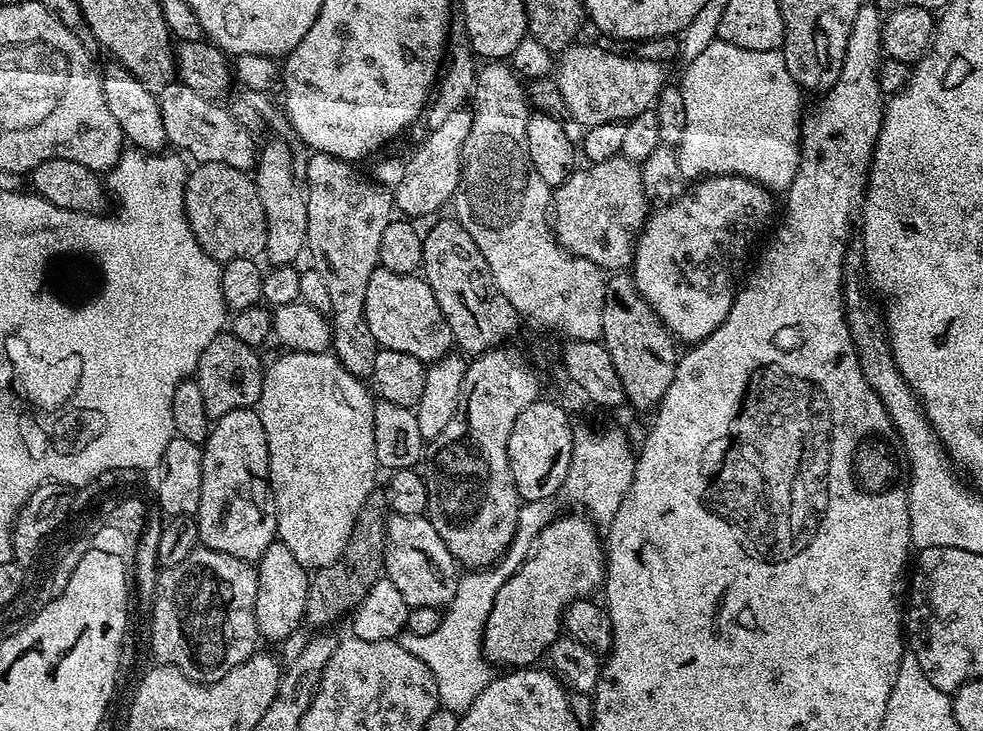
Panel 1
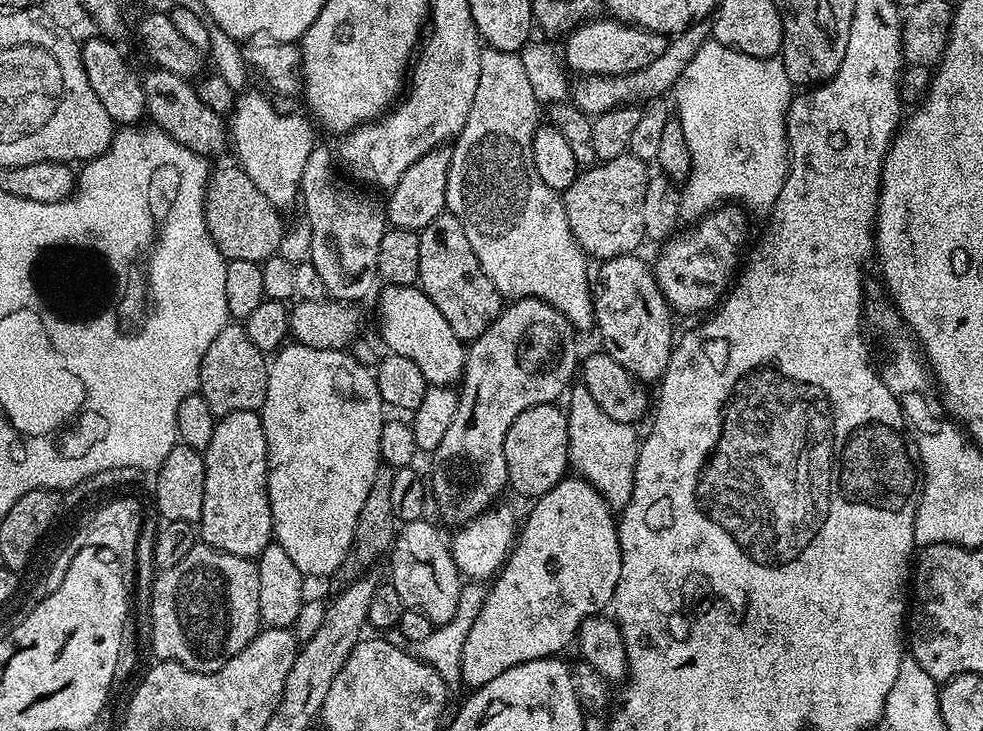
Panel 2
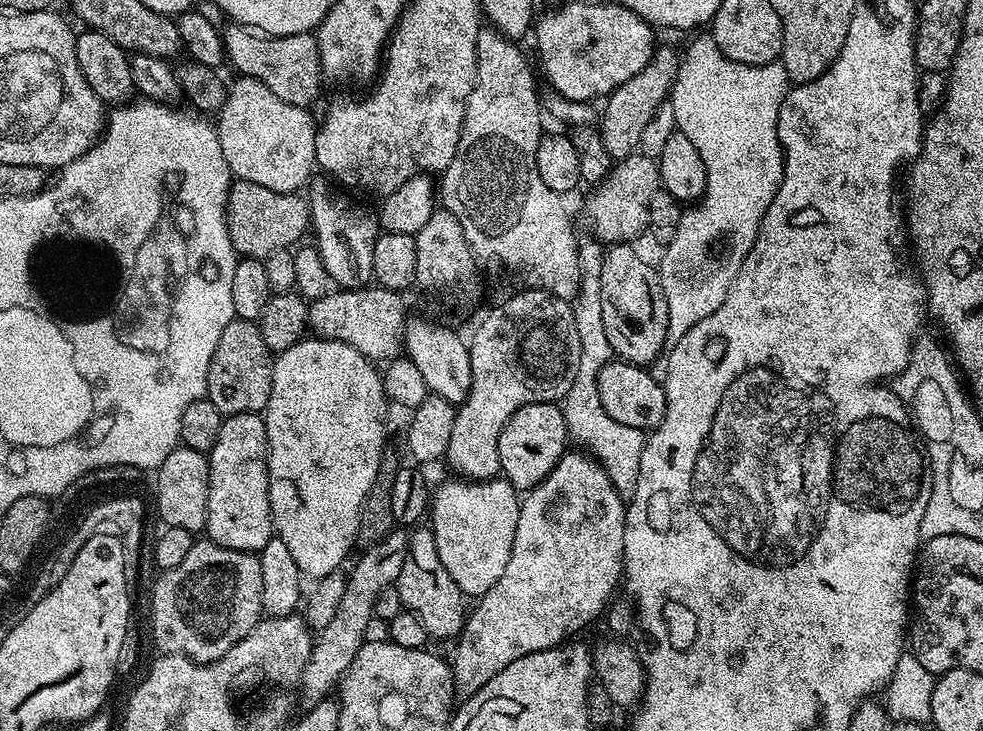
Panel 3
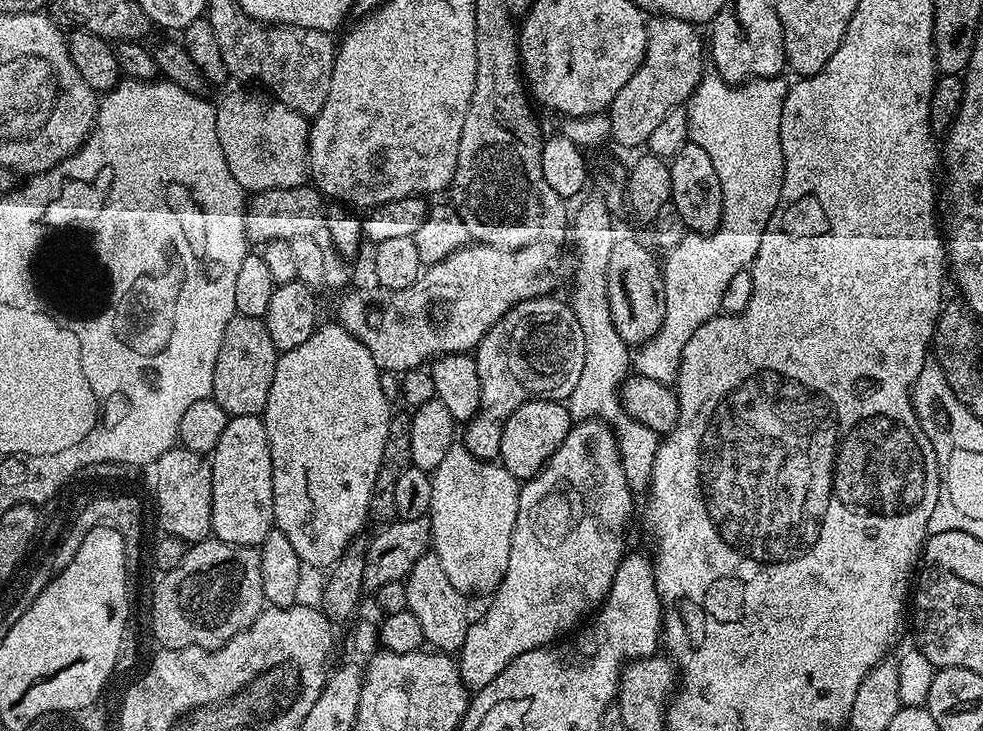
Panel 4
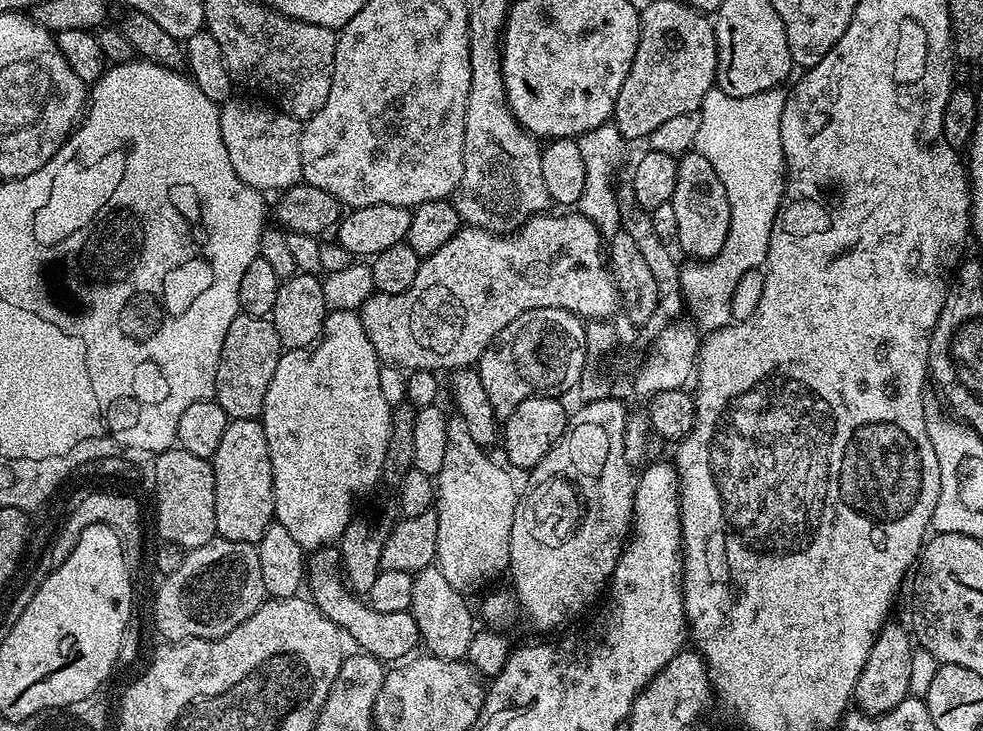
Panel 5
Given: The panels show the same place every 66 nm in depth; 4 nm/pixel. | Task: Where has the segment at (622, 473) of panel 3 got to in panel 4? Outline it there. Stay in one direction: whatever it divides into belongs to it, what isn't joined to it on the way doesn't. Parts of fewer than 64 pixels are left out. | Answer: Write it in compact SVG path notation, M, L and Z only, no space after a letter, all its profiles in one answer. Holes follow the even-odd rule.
M614 322L584 324L582 338L586 341L586 362L582 362L582 374L578 377L574 390L568 395L568 413L576 422L602 420L615 432L622 470L626 474L628 485L632 487L633 493L643 493L652 480L652 467L661 437L650 430L650 426L642 426L642 422L631 420L620 405L618 391L630 372L630 346L618 334L618 330L614 330Z

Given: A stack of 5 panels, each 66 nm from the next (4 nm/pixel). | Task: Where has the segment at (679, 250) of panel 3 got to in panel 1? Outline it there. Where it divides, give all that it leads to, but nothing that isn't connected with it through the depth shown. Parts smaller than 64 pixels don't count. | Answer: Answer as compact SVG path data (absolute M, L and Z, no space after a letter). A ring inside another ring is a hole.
M717 38L706 46L706 50L702 50L702 54L698 54L698 58L687 61L685 68L688 69L678 81L678 87L686 106L686 130L676 153L685 181L695 182L701 177L731 174L755 180L773 194L787 193L800 161L802 90L794 78L790 78L790 70L786 70L783 51L742 50Z

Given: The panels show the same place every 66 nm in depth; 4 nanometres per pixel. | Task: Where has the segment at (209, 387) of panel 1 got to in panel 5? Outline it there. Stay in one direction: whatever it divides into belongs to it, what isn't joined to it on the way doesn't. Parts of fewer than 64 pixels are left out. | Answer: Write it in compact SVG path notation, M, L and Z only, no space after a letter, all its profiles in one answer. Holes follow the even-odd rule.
M236 316L230 322L230 330L226 330L226 338L222 342L222 354L218 358L216 371L216 403L226 410L229 420L255 420L263 417L266 390L270 390L270 378L274 378L274 370L278 370L278 362L282 355L282 345L278 338L278 330L274 330L271 319L263 316Z

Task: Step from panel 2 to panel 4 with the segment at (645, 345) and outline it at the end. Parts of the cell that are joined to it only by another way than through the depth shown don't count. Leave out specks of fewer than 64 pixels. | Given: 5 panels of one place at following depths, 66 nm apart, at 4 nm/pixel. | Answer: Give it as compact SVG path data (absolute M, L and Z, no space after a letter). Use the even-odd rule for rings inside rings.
M621 235L617 238L614 246L611 247L606 278L614 330L618 330L618 334L629 346L639 346L645 344L650 338L654 338L666 314L666 294L661 265L658 260L656 264L655 258L648 253L647 246L631 240L628 236Z

